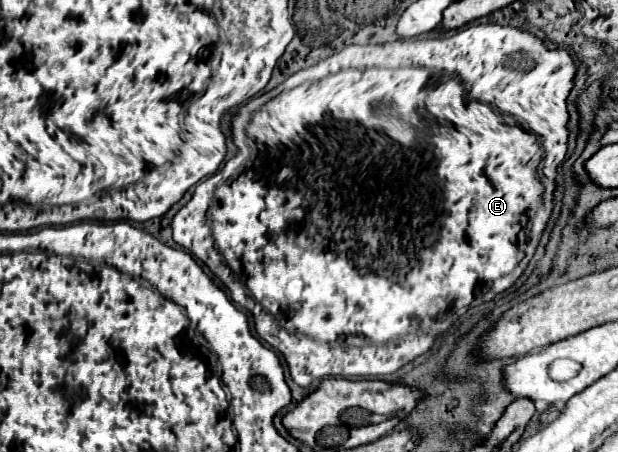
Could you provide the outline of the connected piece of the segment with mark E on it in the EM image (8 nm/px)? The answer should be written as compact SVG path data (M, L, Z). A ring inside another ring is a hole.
M470 24L470 26L462 28L460 32L456 32L454 36L446 36L446 38L410 38L410 40L400 38L400 40L382 42L382 44L344 46L340 52L328 56L326 60L320 60L318 64L314 64L310 68L304 68L304 70L288 76L274 90L264 92L264 94L248 100L244 106L240 106L231 113L231 135L238 152L234 159L227 160L214 176L197 184L192 200L172 220L172 238L186 252L194 254L198 260L202 260L210 268L210 272L228 288L228 292L236 304L246 306L252 312L252 316L256 318L254 322L256 322L258 336L262 340L266 340L272 348L276 348L286 358L288 368L290 368L290 376L298 386L308 388L318 380L334 378L334 376L352 378L352 376L394 374L402 366L406 366L412 360L416 360L418 356L426 354L432 348L437 336L442 336L460 316L464 316L464 312L470 308L474 298L480 292L484 292L486 286L491 285L492 296L496 296L510 288L526 270L526 266L528 266L530 258L534 256L536 247L540 244L540 238L547 228L552 210L554 210L553 194L556 190L556 170L562 164L562 160L566 156L566 148L568 148L568 104L566 104L566 100L568 100L568 94L574 86L574 78L576 78L576 62L572 60L568 50L564 50L564 48L550 50L534 34L530 34L522 28L502 26L502 24ZM508 114L526 122L534 134L542 136L544 160L542 160L542 150L540 150L538 138L532 132L528 132L516 118L512 118ZM248 138L252 138L256 144L264 146L266 152L262 158L266 158L266 160L247 162L251 156L250 150L248 150ZM244 286L248 288L252 298L268 312L260 310L260 306L254 300L248 300Z

